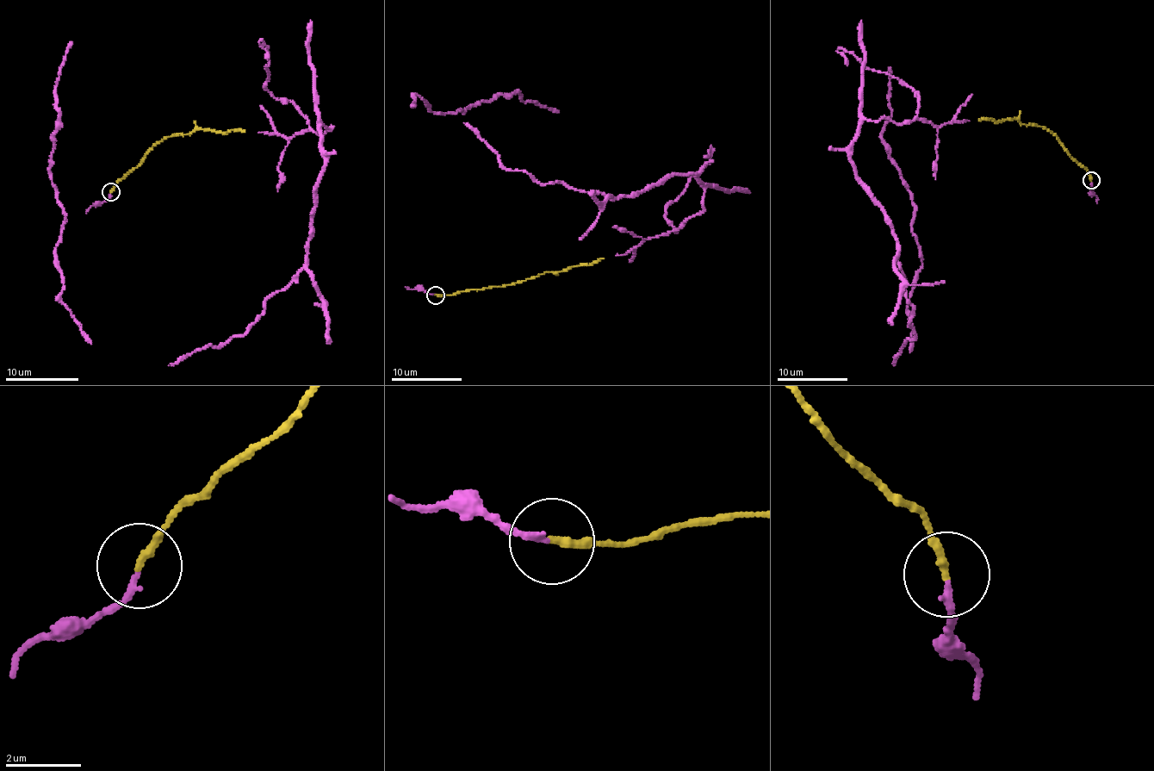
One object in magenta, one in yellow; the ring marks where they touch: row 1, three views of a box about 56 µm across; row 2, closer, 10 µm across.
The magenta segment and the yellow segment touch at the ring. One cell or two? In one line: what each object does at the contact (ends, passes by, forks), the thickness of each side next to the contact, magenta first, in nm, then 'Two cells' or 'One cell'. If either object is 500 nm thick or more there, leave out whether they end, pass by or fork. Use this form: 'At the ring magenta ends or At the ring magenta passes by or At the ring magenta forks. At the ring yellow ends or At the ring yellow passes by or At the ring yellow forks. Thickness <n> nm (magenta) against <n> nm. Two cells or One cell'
At the ring magenta ends. At the ring yellow ends. Thickness 160 nm (magenta) against 190 nm. One cell

